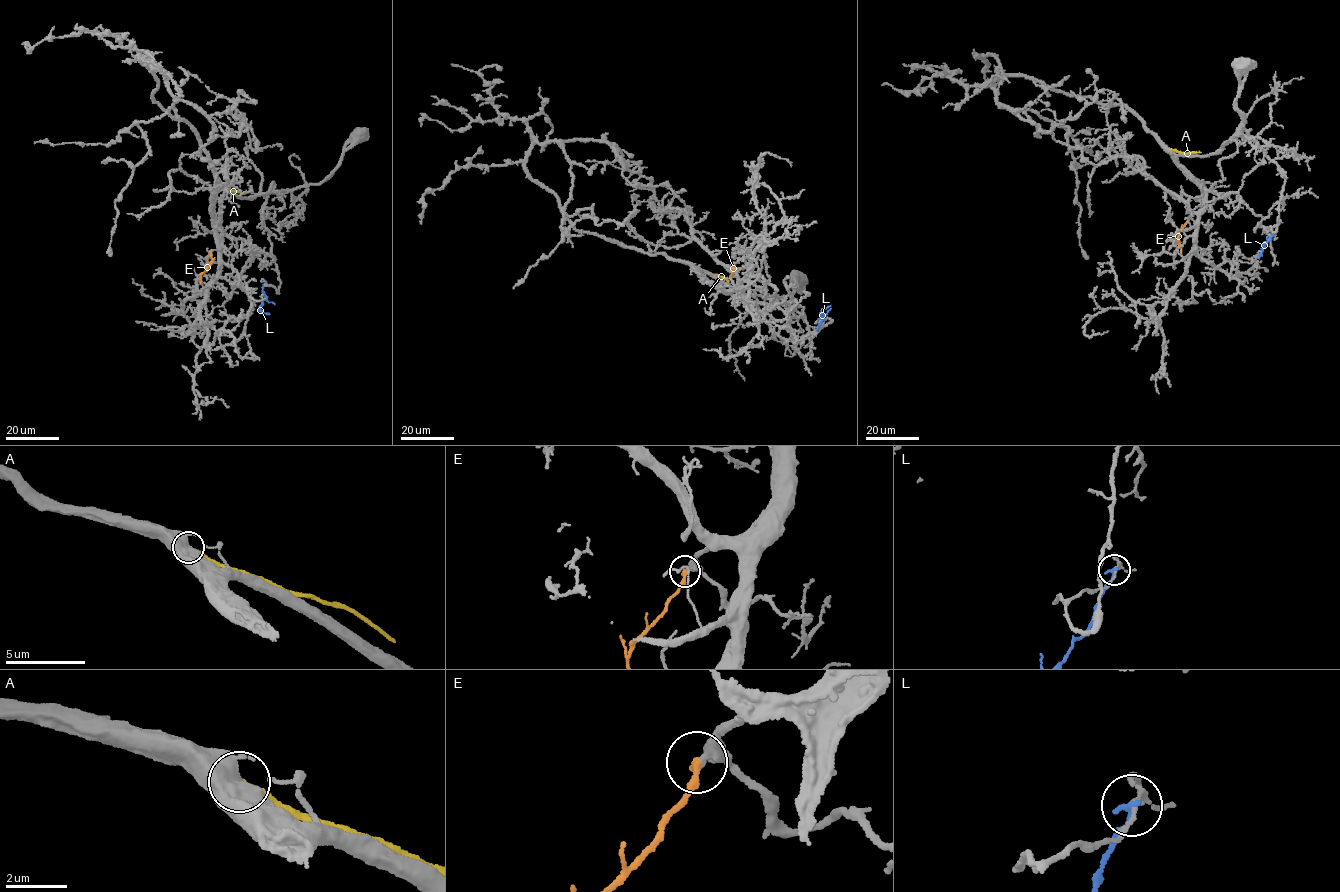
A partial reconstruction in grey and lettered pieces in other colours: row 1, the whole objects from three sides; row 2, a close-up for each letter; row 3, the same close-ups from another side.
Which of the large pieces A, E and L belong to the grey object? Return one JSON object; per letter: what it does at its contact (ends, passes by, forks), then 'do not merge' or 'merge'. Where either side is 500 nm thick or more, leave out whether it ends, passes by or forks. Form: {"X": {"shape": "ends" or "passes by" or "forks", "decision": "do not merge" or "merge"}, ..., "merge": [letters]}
{"A": {"shape": "ends", "decision": "do not merge"}, "E": {"shape": "ends", "decision": "merge"}, "L": {"shape": "ends", "decision": "do not merge"}, "merge": ["E"]}

